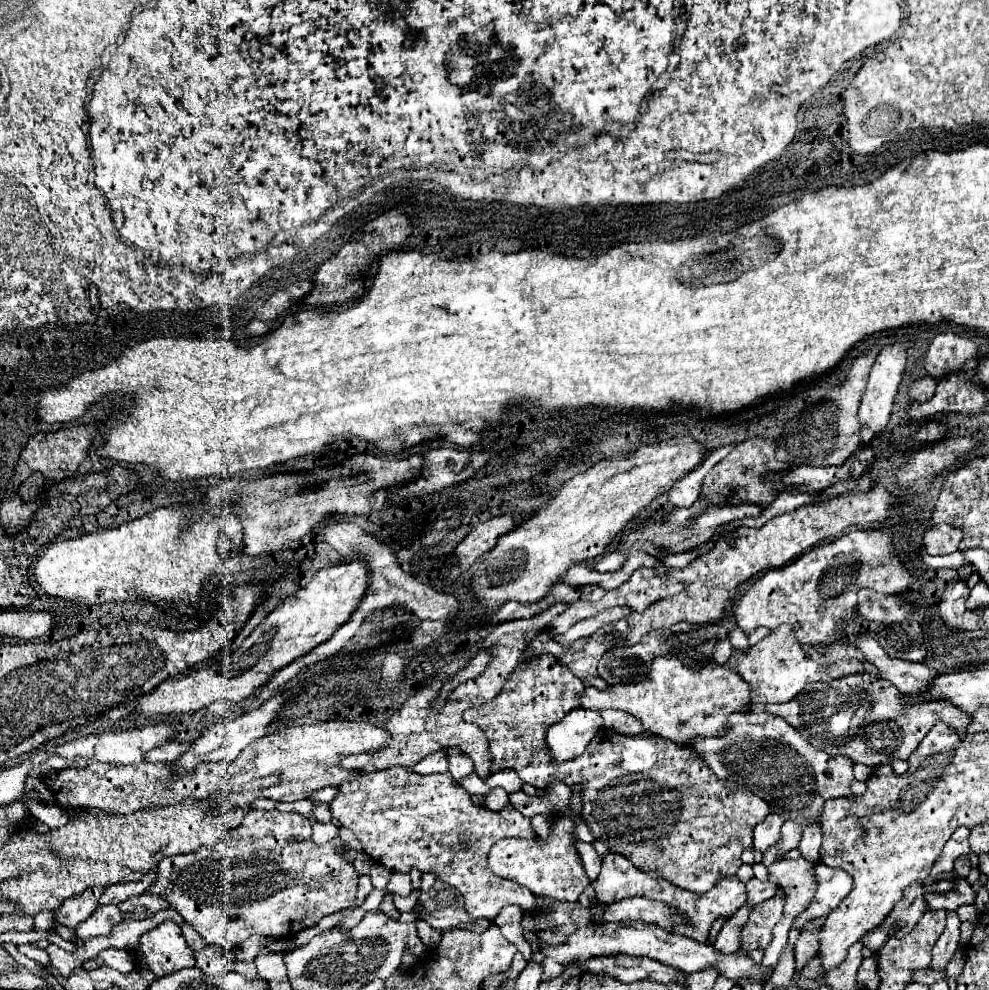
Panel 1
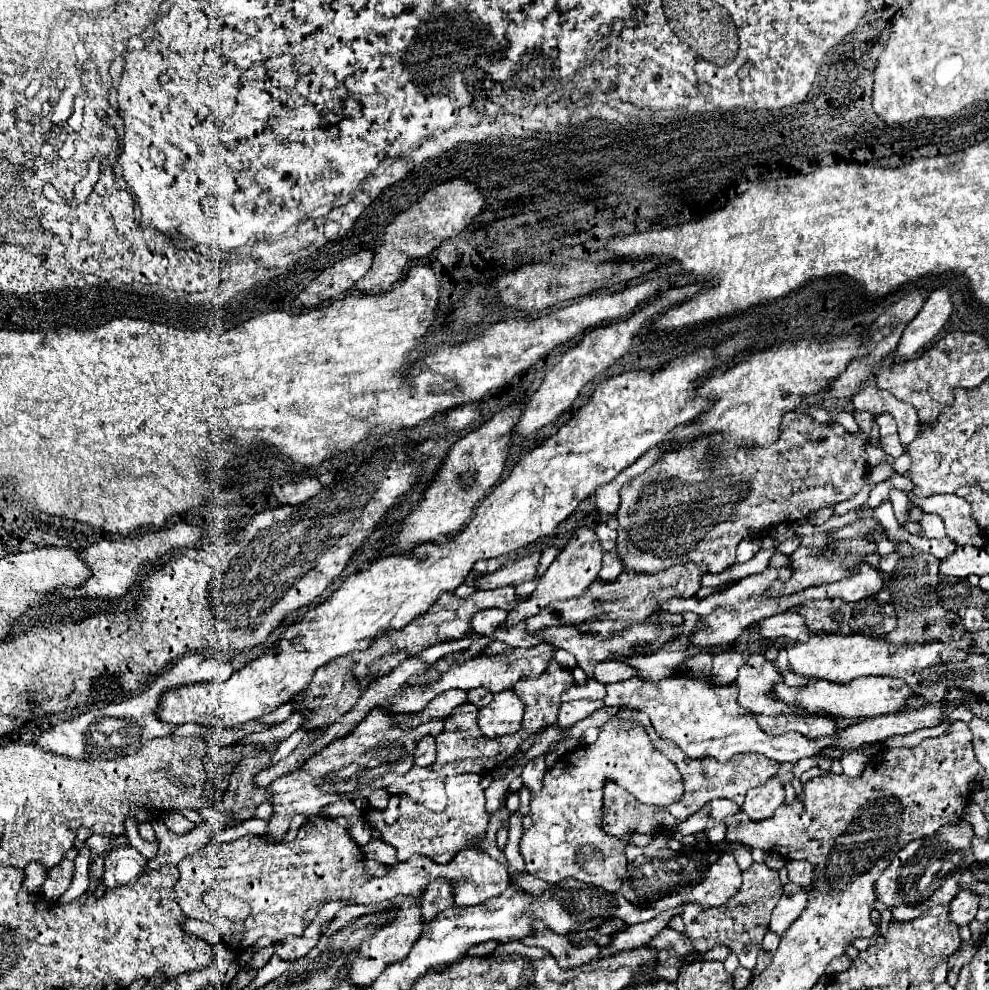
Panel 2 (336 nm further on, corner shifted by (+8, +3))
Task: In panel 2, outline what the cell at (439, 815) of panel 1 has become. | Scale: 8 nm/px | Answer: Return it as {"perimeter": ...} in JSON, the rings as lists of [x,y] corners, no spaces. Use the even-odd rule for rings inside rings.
{"perimeter":[[[461,774],[461,776],[449,778],[449,782],[447,782],[447,798],[449,798],[447,808],[441,814],[435,814],[435,812],[429,812],[423,805],[403,795],[399,804],[399,818],[397,818],[393,826],[383,824],[383,820],[381,820],[383,812],[381,810],[369,810],[367,820],[369,820],[371,826],[381,830],[381,840],[397,850],[397,862],[405,862],[413,854],[423,854],[423,856],[431,858],[433,862],[437,862],[437,864],[447,864],[447,862],[453,860],[453,856],[461,848],[469,848],[467,842],[471,838],[483,838],[485,830],[487,830],[487,822],[489,822],[489,814],[485,810],[485,794],[483,794],[483,788],[481,788],[481,774]]]}

